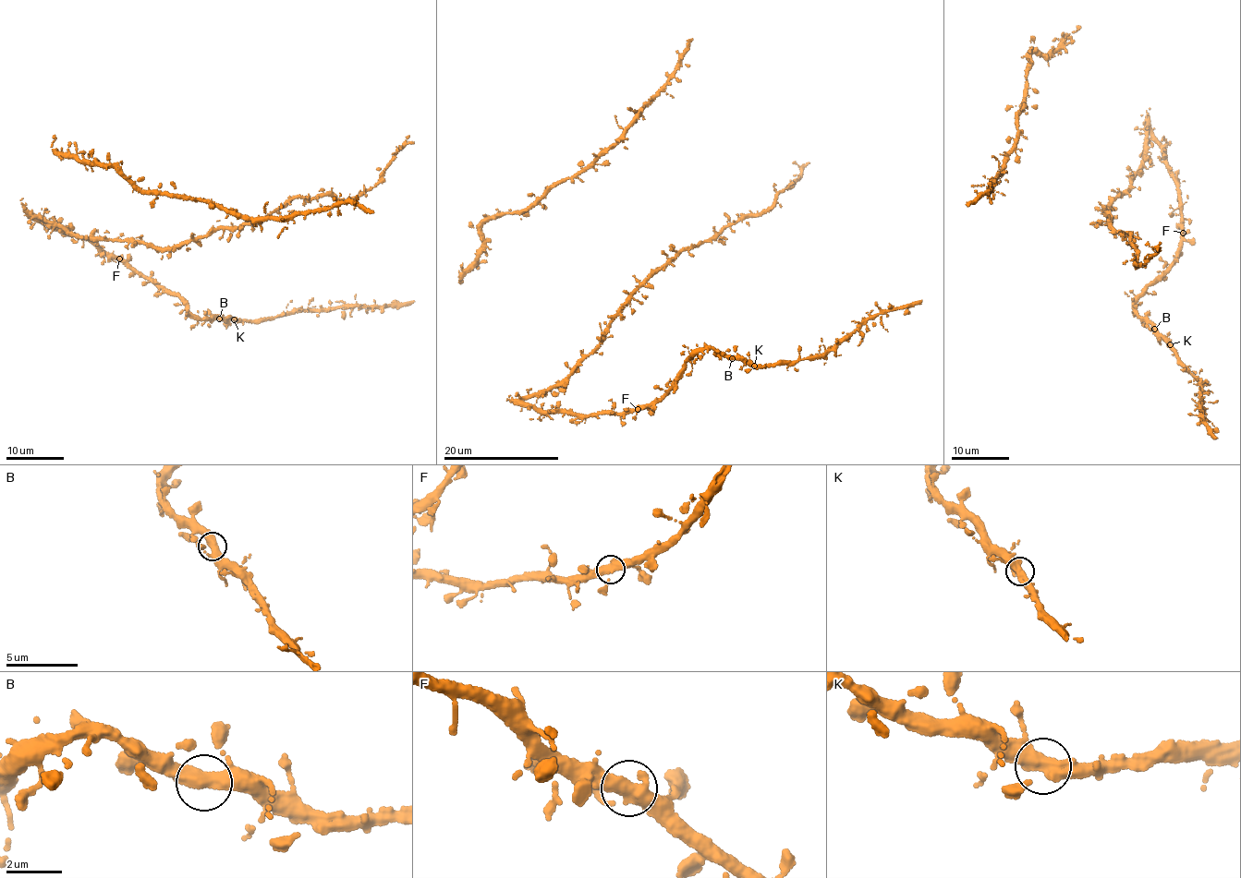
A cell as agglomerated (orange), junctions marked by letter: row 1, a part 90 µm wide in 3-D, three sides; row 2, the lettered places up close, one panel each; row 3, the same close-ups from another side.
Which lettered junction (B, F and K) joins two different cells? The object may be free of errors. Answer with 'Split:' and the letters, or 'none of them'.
Split: none of them

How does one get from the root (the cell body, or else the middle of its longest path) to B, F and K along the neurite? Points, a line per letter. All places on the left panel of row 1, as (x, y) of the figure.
B: (72, 234), (31, 215), (76, 236), (85, 237), (117, 256), (155, 285), (176, 294), (196, 317), (219, 318)
F: (72, 234), (31, 215), (76, 236), (85, 237), (119, 258)
K: (72, 234), (31, 215), (76, 236), (85, 237), (117, 256), (155, 285), (176, 294), (196, 317), (234, 319)

